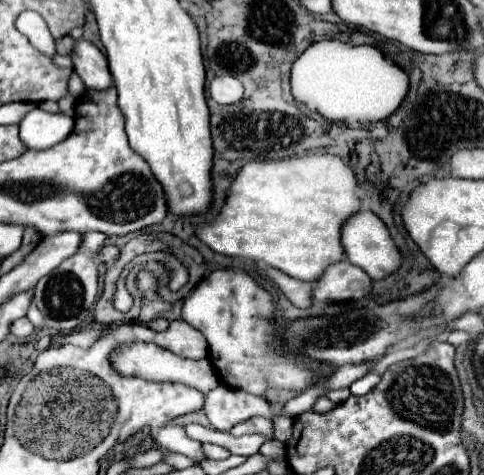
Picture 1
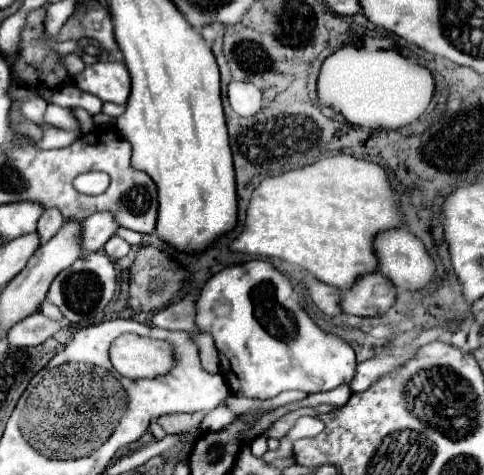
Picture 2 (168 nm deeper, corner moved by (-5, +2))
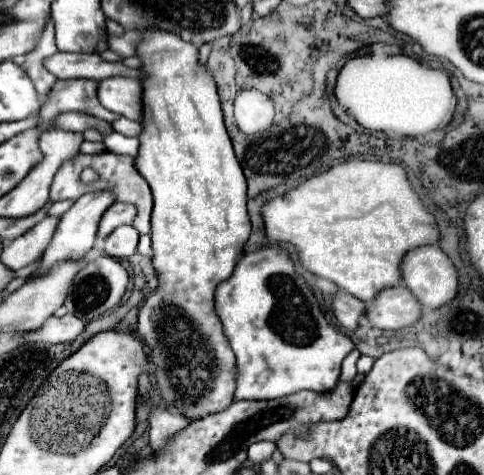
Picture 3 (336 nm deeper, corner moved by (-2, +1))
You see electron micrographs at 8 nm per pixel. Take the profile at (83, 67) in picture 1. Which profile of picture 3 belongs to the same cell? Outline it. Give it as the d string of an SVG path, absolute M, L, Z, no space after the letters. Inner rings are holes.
M109 77L99 81L99 103L123 117L141 121L141 81L133 77Z

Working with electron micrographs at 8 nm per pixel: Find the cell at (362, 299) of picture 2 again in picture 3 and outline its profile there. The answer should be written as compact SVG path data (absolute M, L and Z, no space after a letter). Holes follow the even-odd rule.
M389 287L377 293L375 301L367 305L365 315L377 329L405 329L421 317L421 305L405 287Z

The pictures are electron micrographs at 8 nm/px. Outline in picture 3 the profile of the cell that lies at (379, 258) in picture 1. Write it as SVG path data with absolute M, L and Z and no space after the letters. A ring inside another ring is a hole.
M423 245L411 249L401 261L401 283L407 287L423 307L437 309L451 301L457 293L457 271L449 257L437 245Z

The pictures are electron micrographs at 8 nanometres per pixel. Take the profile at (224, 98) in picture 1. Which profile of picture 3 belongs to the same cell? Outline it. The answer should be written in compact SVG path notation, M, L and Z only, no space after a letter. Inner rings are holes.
M243 89L235 97L235 121L243 133L259 133L273 121L271 99L255 89Z

